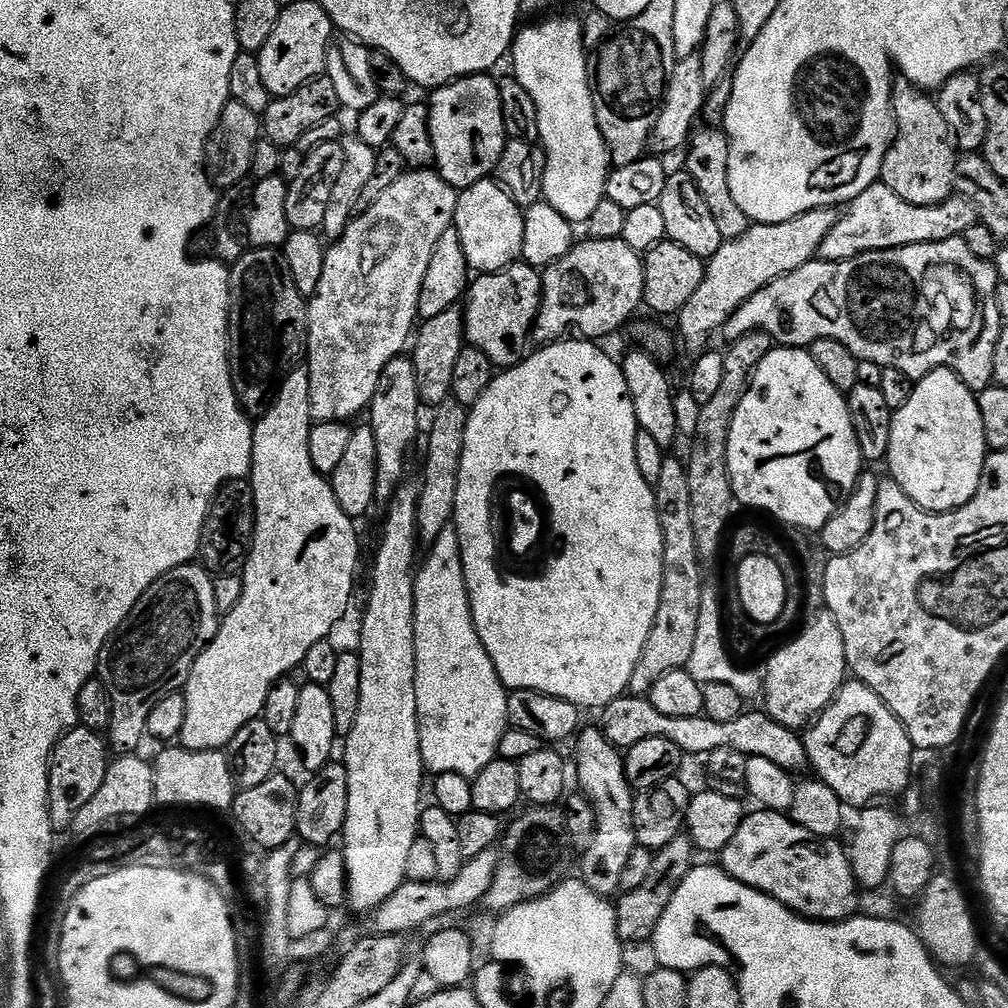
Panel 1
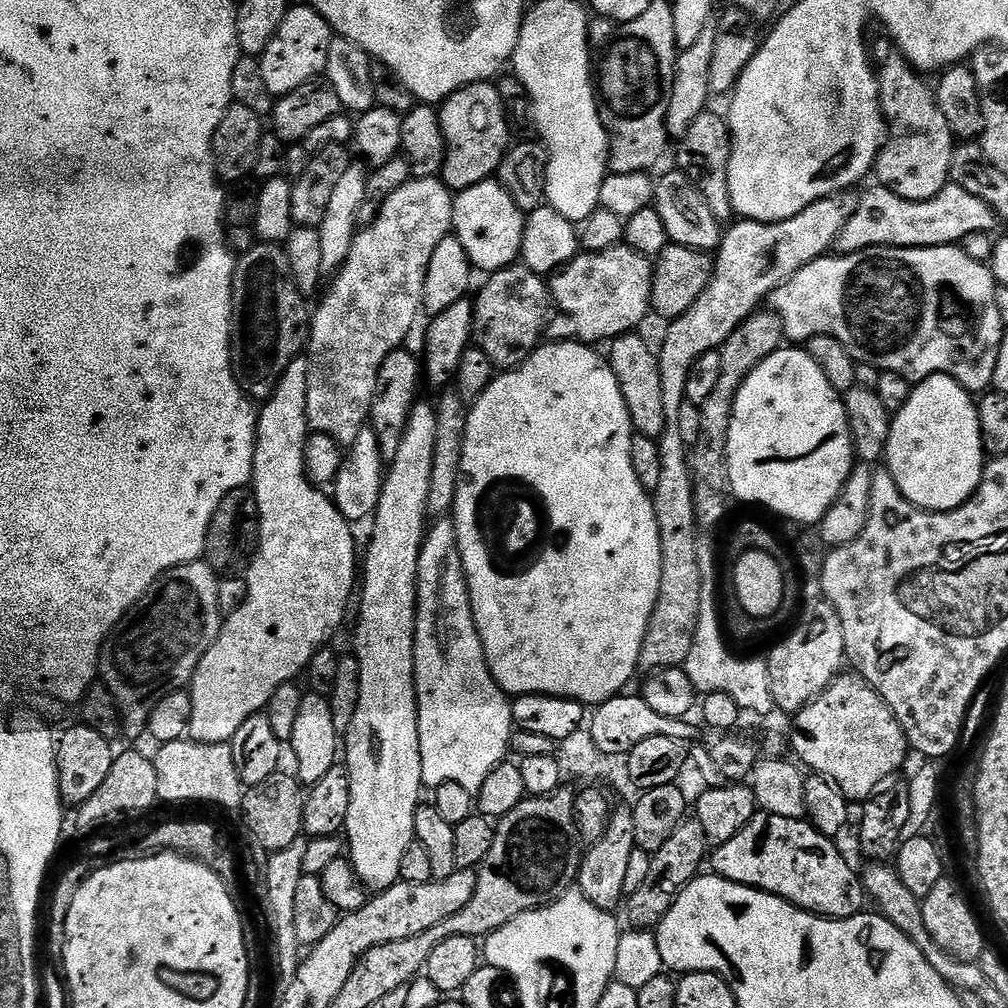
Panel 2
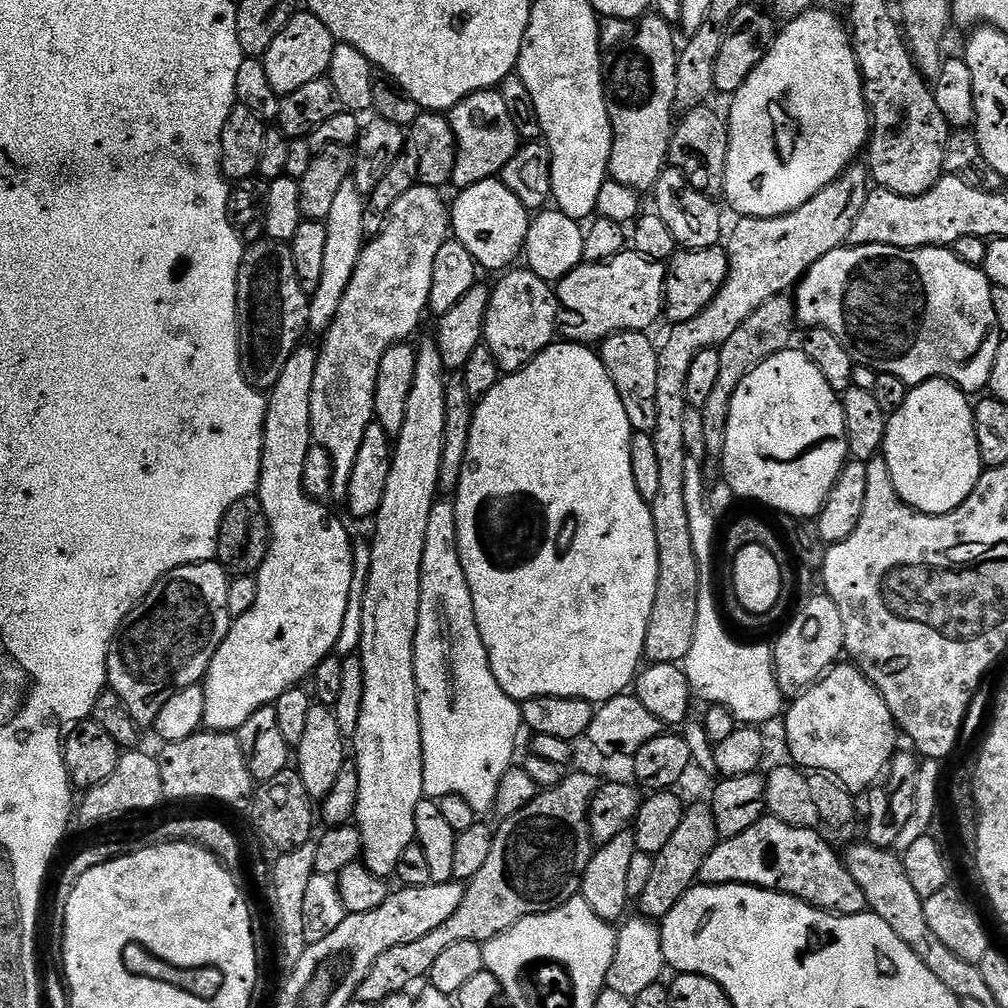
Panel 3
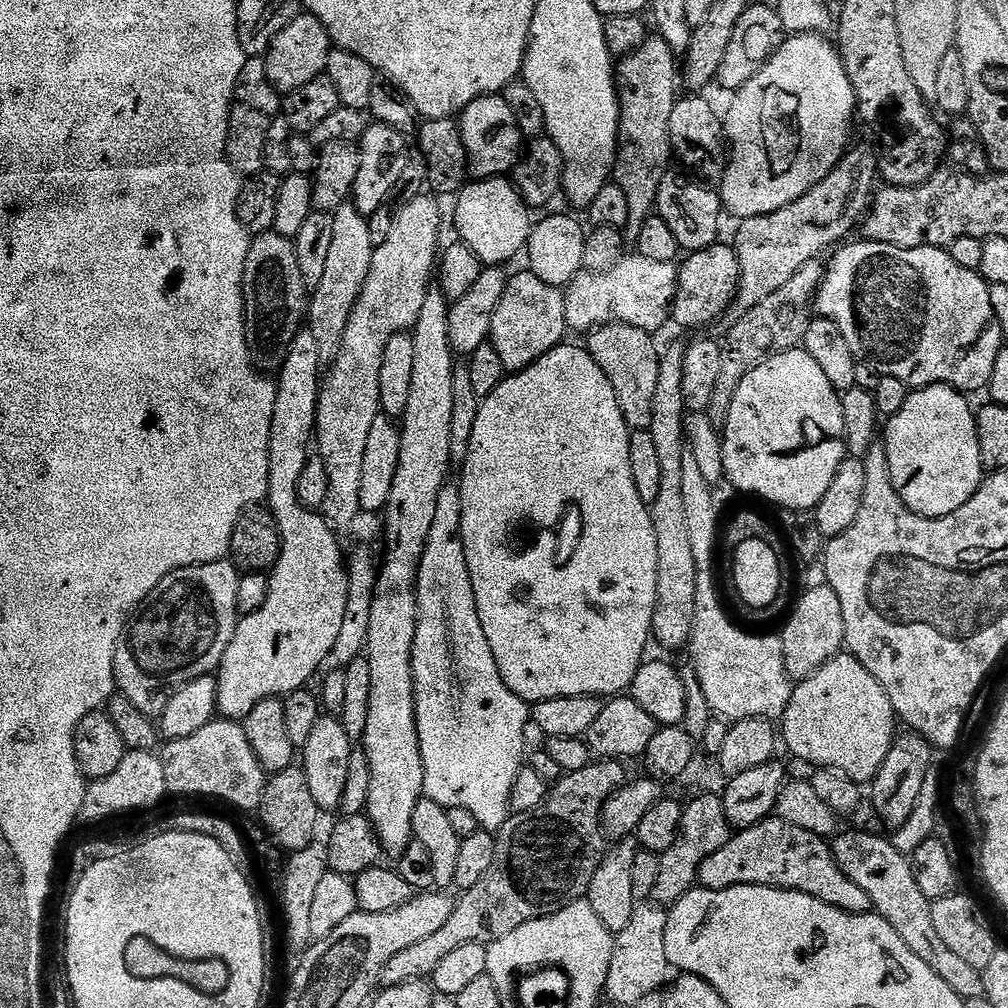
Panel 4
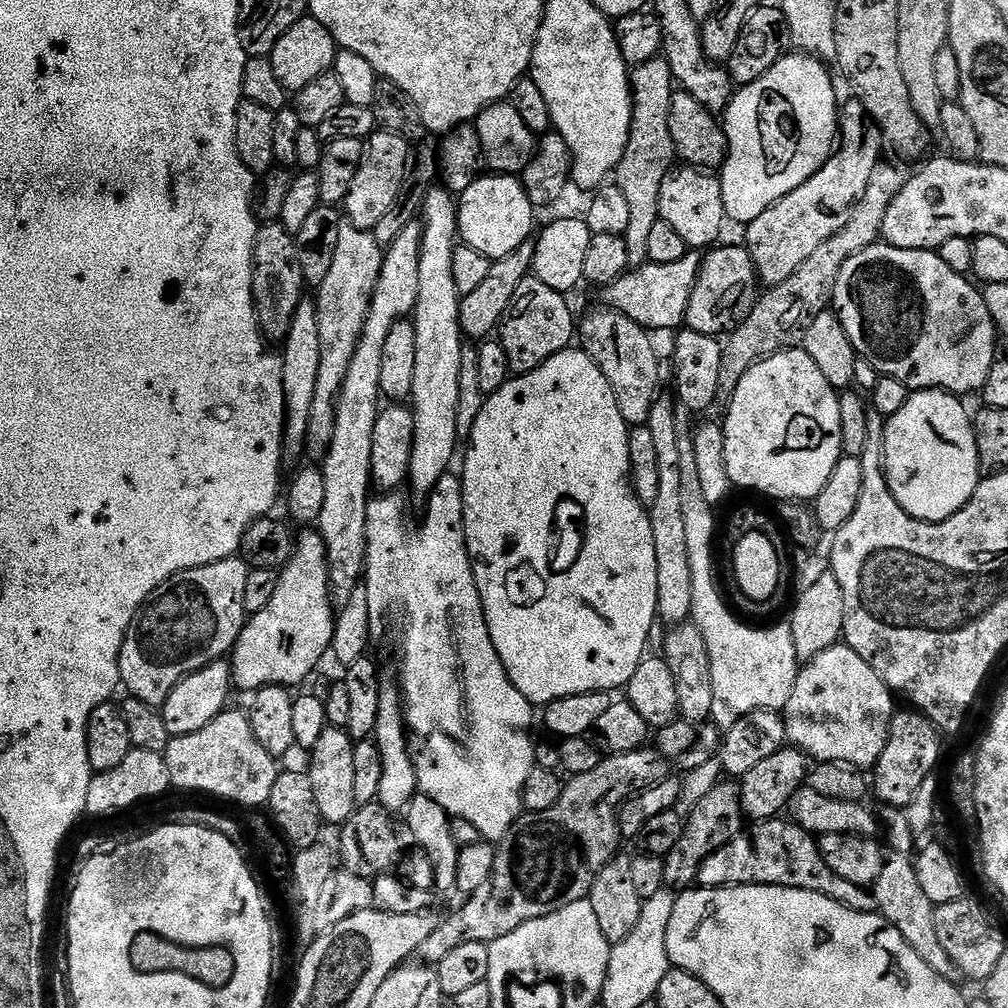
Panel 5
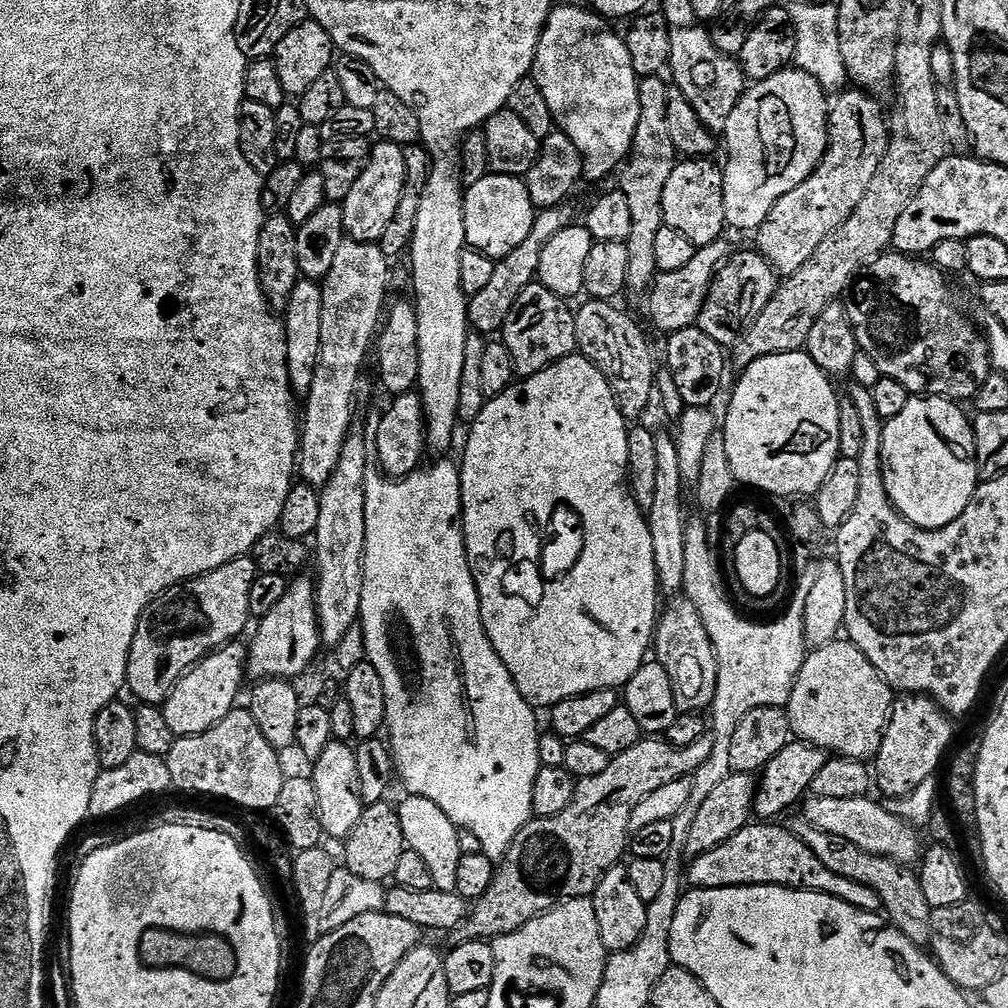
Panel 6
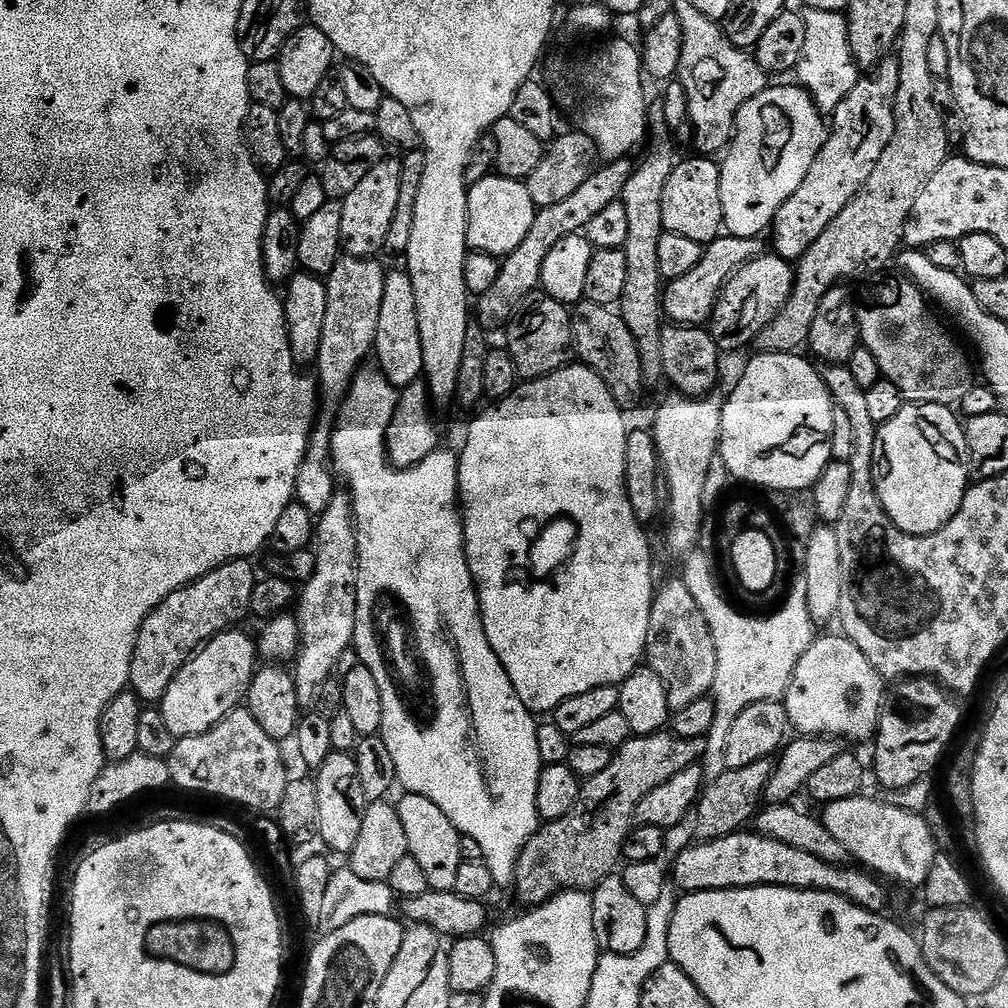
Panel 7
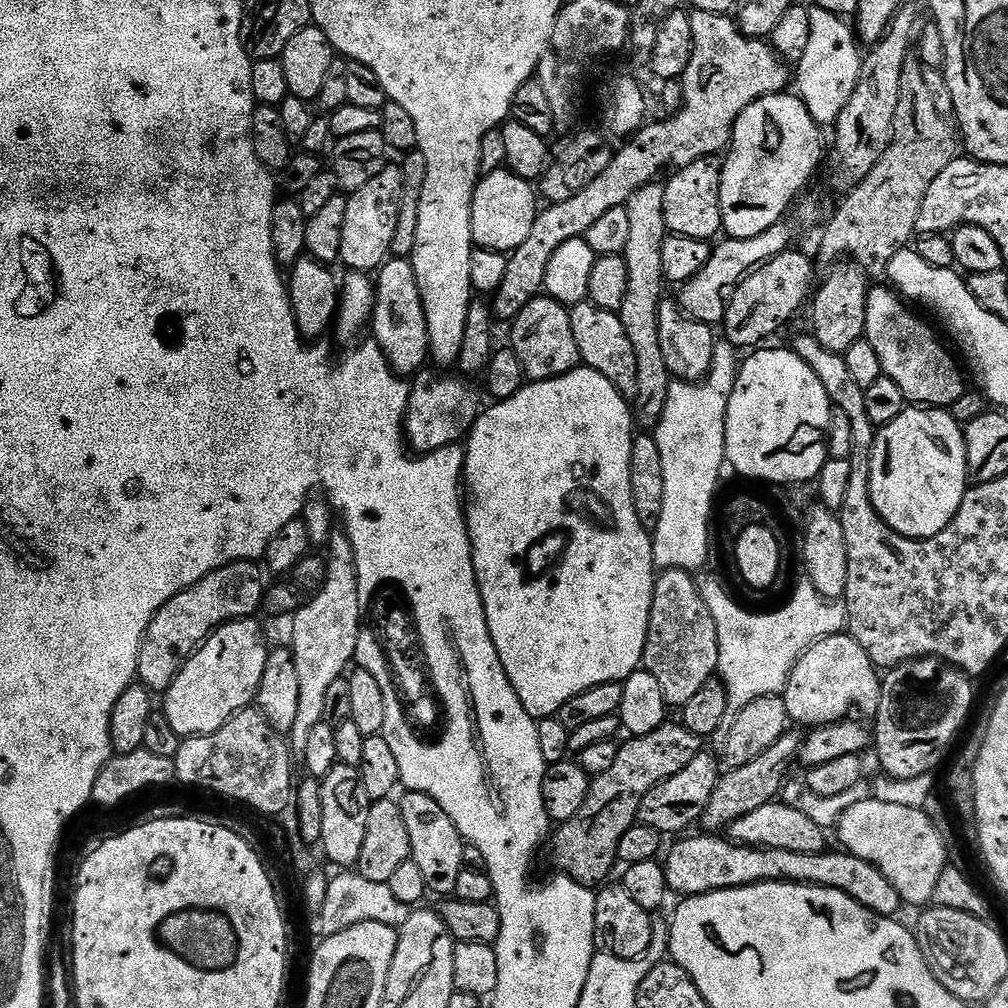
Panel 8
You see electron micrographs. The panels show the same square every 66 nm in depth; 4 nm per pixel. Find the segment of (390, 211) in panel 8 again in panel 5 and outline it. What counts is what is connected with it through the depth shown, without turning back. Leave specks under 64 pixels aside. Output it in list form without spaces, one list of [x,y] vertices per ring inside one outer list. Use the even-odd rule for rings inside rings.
[[[377,130],[368,137],[358,174],[354,174],[354,182],[350,182],[350,194],[346,194],[342,205],[347,223],[363,232],[372,232],[378,222],[382,222],[382,218],[386,218],[386,214],[394,210],[406,187],[406,177],[410,171],[408,148],[409,141],[396,133]]]

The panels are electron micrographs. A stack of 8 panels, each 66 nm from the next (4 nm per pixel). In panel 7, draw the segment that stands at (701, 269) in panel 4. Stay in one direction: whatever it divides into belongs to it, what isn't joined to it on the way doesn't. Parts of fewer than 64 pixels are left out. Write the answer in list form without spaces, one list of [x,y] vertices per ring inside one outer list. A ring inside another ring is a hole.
[[[775,254],[756,256],[748,260],[724,283],[716,300],[710,321],[710,331],[721,353],[736,352],[755,341],[756,336],[786,306],[796,281],[795,267]]]

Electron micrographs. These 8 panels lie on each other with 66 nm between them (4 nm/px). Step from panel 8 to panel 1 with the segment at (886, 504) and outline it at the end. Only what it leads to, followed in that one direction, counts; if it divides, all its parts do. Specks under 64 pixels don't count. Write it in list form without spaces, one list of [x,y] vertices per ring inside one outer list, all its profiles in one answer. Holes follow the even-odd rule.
[[[936,368],[930,374],[926,374],[922,379],[915,381],[912,393],[910,394],[910,402],[906,402],[906,406],[902,406],[902,410],[898,410],[892,417],[892,429],[890,430],[890,450],[888,451],[888,459],[886,468],[889,468],[891,479],[898,482],[898,486],[902,486],[902,490],[926,512],[953,512],[955,508],[961,508],[966,502],[970,502],[974,498],[974,494],[980,485],[980,479],[984,473],[984,458],[988,455],[990,449],[984,431],[982,430],[982,414],[978,410],[978,402],[976,401],[977,393],[973,392],[967,384],[963,384],[960,377],[955,372],[951,372],[948,368]]]

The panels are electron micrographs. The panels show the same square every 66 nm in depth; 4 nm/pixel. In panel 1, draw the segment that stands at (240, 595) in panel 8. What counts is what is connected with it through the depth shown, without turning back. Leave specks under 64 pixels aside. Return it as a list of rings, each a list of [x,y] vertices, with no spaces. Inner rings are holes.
[[[196,562],[183,564],[165,576],[159,576],[144,591],[142,598],[138,598],[134,610],[130,610],[122,626],[118,626],[115,634],[102,646],[96,663],[96,676],[106,686],[106,694],[110,694],[112,713],[106,736],[117,753],[132,754],[139,749],[136,747],[148,736],[150,710],[154,710],[162,698],[183,689],[184,683],[190,678],[194,662],[220,629],[222,614],[214,606],[213,579],[213,573]]]

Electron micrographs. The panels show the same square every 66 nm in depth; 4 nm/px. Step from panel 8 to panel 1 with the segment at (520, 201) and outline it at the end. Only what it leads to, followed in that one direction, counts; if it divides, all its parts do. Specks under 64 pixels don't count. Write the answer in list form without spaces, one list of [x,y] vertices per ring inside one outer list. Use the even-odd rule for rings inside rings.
[[[491,179],[480,180],[459,193],[454,226],[458,230],[458,238],[462,238],[462,250],[466,250],[466,262],[473,273],[502,272],[521,259],[524,213],[520,205],[510,198],[510,194]]]

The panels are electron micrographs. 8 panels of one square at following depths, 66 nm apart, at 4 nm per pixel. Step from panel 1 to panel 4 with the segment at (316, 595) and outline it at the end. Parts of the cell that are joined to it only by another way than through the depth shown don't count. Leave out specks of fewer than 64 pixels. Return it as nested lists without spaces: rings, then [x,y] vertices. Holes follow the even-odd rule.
[[[302,330],[296,335],[294,342],[290,342],[286,362],[278,373],[270,438],[270,474],[266,504],[280,527],[280,557],[270,569],[270,590],[266,594],[266,602],[261,608],[254,610],[254,614],[239,617],[234,638],[230,638],[230,646],[226,646],[226,654],[218,669],[216,707],[219,715],[229,720],[243,721],[250,710],[258,706],[258,702],[283,698],[294,690],[305,687],[309,683],[307,680],[325,667],[324,659],[328,660],[332,656],[341,631],[348,588],[346,556],[344,552],[340,553],[340,544],[336,541],[337,533],[332,525],[319,511],[302,506],[298,498],[298,474],[302,474],[302,466],[306,466],[310,455],[308,444],[310,448],[314,440],[321,383],[322,365],[318,342],[312,332]]]

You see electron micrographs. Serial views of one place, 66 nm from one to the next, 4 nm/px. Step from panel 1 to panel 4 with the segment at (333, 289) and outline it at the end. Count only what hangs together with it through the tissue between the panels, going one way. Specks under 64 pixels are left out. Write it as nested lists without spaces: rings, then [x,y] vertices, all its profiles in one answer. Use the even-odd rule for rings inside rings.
[[[424,194],[413,195],[416,197],[409,204],[402,205],[398,210],[395,209],[390,238],[386,238],[386,242],[375,245],[370,274],[362,286],[362,292],[358,294],[358,300],[350,314],[350,322],[346,322],[346,334],[340,343],[340,353],[332,361],[320,385],[314,444],[315,447],[320,447],[317,448],[318,455],[326,466],[328,479],[322,515],[336,530],[350,527],[355,522],[356,516],[361,515],[358,493],[362,491],[362,461],[366,454],[366,442],[374,418],[382,414],[378,377],[382,374],[382,354],[386,352],[386,342],[390,342],[390,338],[394,338],[399,332],[408,332],[415,328],[418,314],[422,311],[422,302],[426,300],[430,287],[428,279],[431,276],[433,279],[434,269],[438,264],[438,249],[441,247],[440,204],[436,200],[439,199],[432,194],[420,195]]]

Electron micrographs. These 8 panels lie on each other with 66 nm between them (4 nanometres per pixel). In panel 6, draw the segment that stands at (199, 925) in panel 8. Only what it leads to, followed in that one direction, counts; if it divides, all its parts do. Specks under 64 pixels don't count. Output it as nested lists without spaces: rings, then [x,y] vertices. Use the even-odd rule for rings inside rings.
[[[154,926],[144,928],[146,938],[150,940],[148,948],[148,970],[181,970],[190,976],[196,976],[196,980],[205,980],[208,984],[220,984],[227,982],[232,984],[234,973],[238,971],[238,954],[236,944],[232,944],[232,936],[224,932],[216,932],[216,928],[170,928],[166,934],[164,930],[157,930]]]

